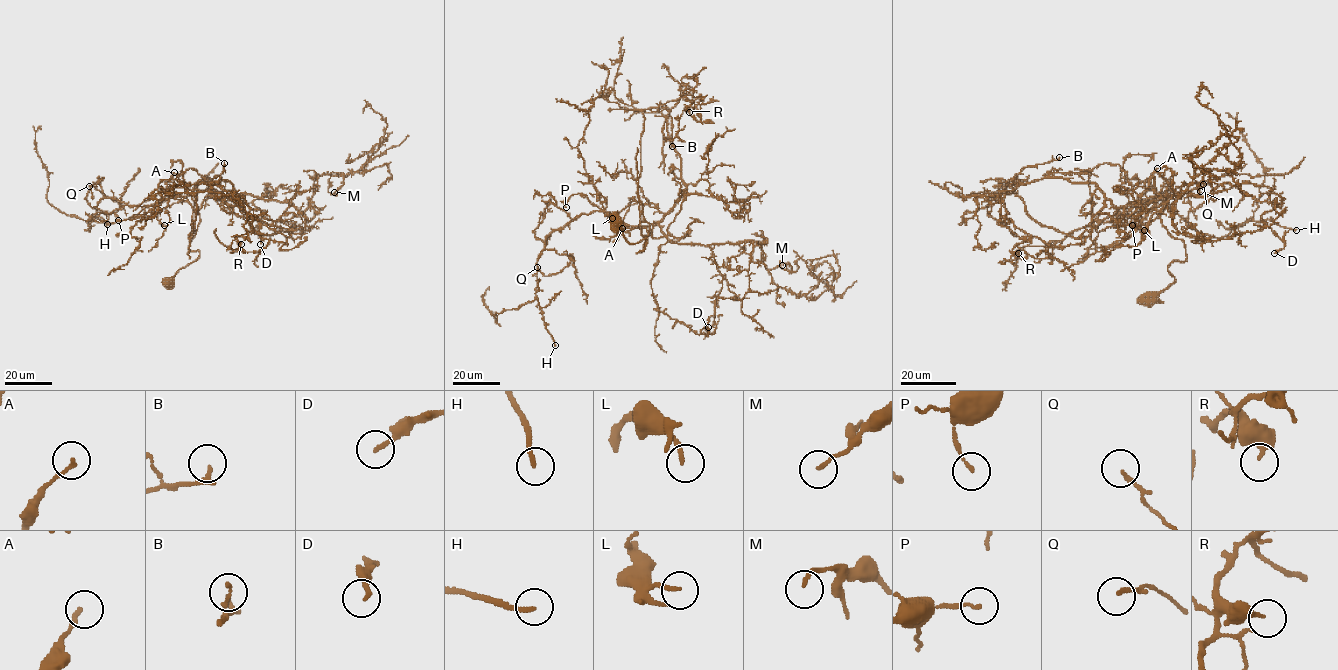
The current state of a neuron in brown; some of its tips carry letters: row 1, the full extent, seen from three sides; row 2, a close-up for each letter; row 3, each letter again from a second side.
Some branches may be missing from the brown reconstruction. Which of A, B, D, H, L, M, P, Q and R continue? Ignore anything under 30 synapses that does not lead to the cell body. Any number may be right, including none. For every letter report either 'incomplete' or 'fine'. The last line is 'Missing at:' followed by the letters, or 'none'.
A: fine
B: fine
D: fine
H: incomplete
L: fine
M: fine
P: fine
Q: fine
R: fine
Missing at: H

